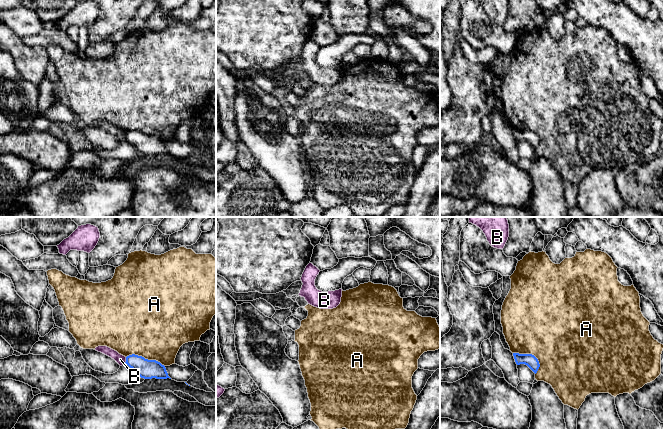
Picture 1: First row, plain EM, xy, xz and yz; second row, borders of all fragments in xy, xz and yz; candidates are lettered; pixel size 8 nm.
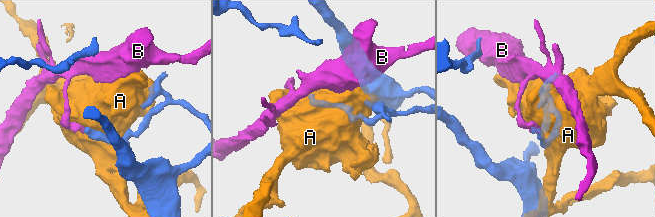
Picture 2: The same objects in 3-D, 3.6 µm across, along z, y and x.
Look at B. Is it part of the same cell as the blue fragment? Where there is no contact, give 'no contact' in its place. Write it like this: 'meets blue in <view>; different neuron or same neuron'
meets blue in xy; different neuron

